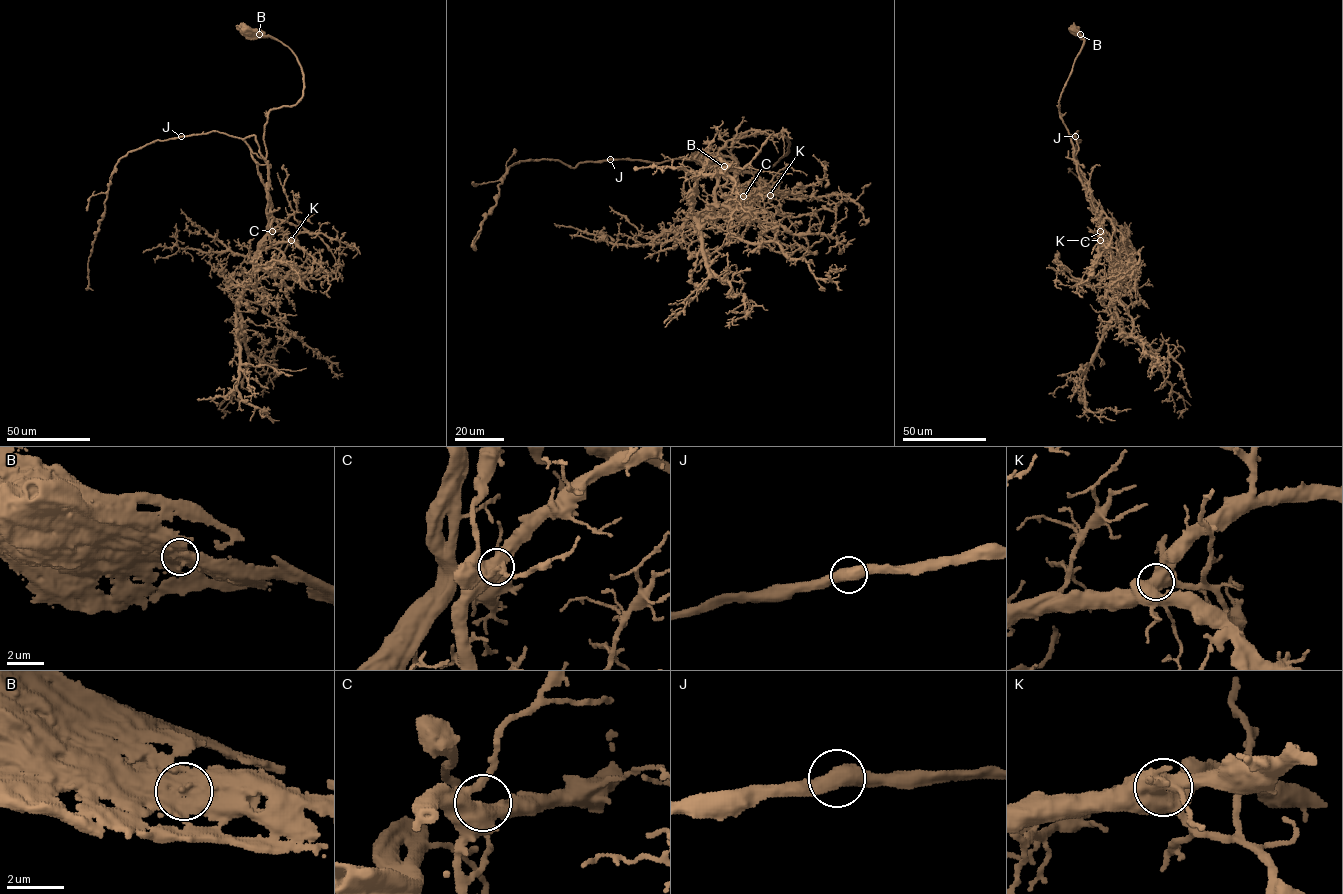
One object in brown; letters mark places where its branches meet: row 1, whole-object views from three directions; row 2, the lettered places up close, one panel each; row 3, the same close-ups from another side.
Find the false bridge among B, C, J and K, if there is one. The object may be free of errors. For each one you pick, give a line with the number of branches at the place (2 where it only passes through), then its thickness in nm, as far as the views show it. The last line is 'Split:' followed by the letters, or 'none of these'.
Split: none of these

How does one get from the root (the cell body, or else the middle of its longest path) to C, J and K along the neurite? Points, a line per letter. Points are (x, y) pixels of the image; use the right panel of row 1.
C: (1075, 30), (1083, 39), (1083, 46), (1057, 106), (1072, 145), (1078, 178), (1105, 231), (1100, 231)
J: (1075, 30), (1083, 39), (1083, 46), (1057, 106), (1074, 159), (1070, 135), (1075, 138), (1077, 131), (1075, 136)
K: (1075, 30), (1083, 39), (1083, 46), (1057, 106), (1072, 145), (1078, 178), (1103, 226), (1103, 244), (1100, 240)

